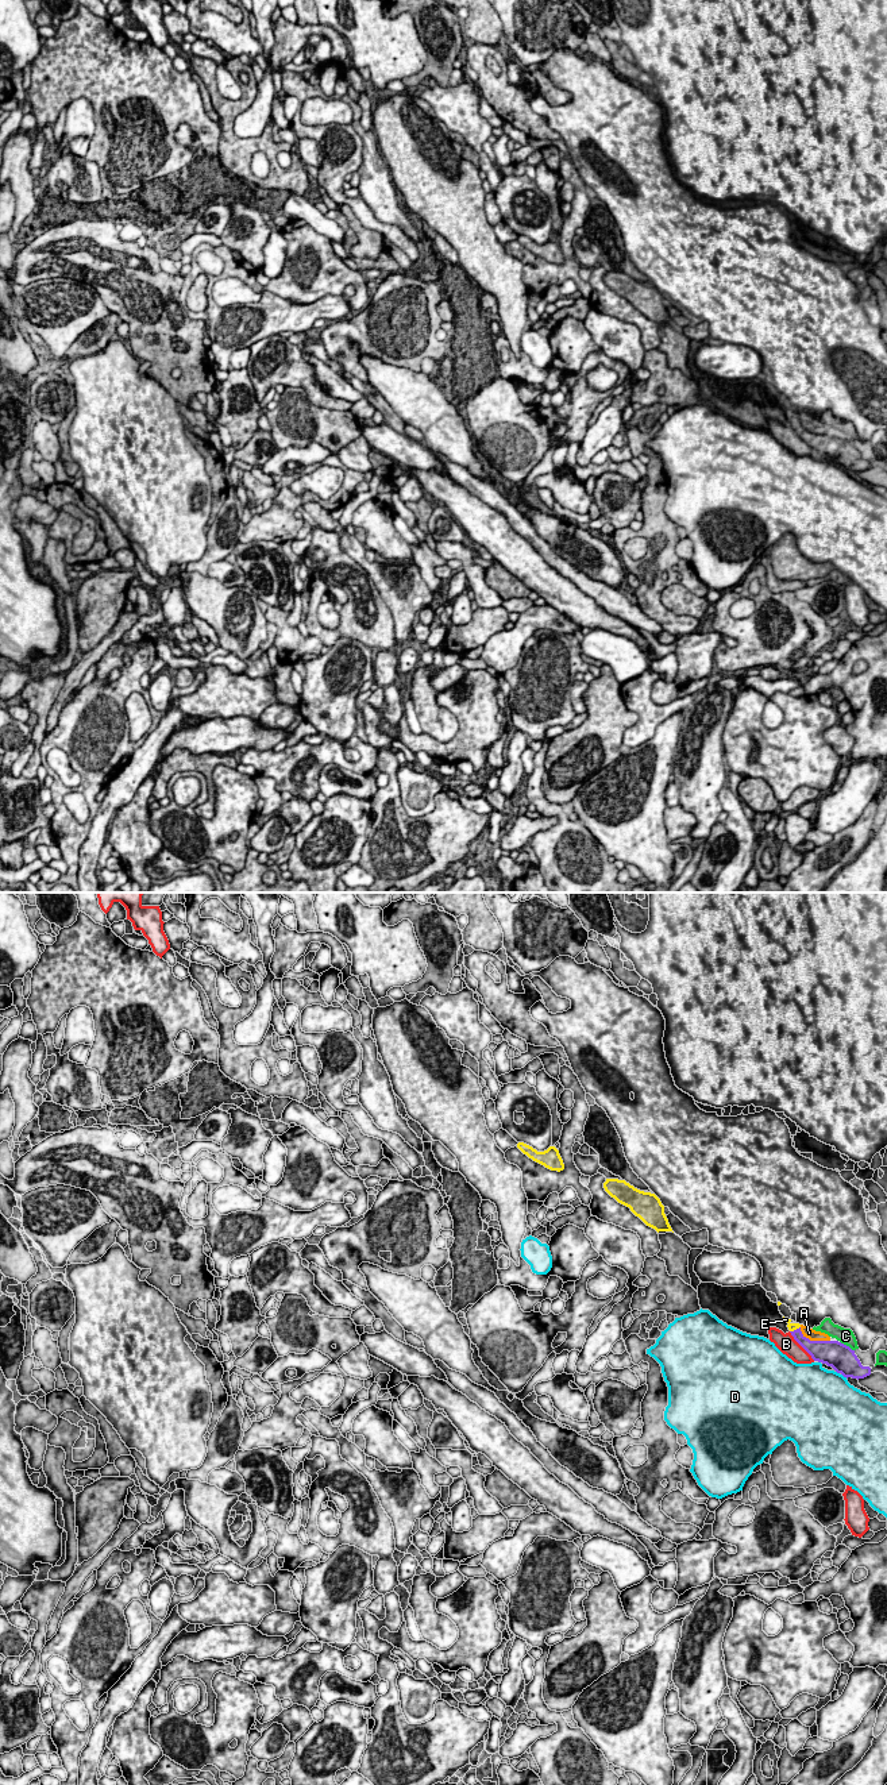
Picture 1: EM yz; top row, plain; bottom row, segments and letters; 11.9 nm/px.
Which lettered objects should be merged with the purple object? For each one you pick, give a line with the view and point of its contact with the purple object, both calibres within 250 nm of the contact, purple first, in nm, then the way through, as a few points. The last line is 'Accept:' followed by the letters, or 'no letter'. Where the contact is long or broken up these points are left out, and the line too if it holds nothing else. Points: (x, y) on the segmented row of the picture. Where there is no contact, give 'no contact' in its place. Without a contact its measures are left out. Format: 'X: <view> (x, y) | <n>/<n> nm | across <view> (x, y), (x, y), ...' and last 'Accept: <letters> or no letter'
E: yz (794, 1330) | 140/100 nm | across yz (806, 1344), (794, 1330), (791, 1326)
Accept: E

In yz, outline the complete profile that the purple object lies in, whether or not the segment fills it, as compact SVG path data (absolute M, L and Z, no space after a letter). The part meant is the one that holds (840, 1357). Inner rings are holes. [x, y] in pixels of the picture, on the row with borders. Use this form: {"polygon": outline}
{"polygon": "M784 1318L794 1339L811 1356L814 1361L832 1366L844 1377L864 1379L871 1375L869 1366L863 1366L855 1350L838 1341L810 1341L801 1331L799 1323Z"}

